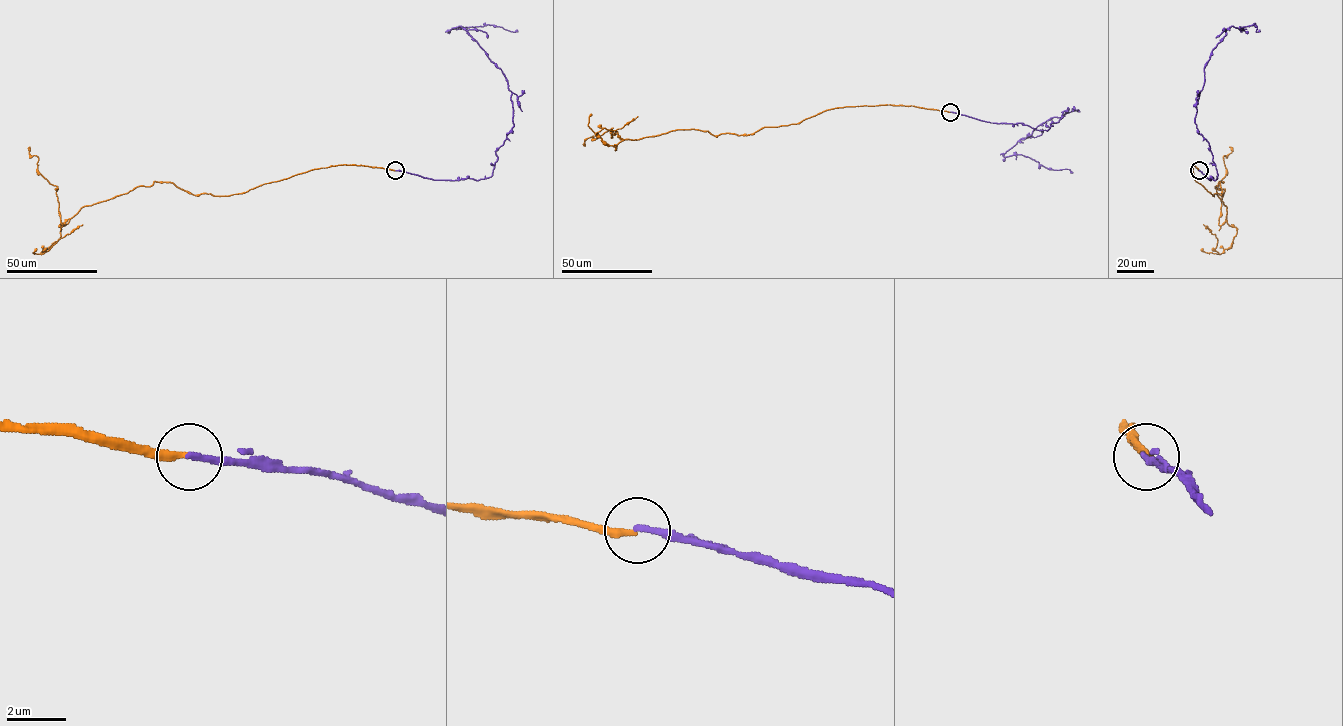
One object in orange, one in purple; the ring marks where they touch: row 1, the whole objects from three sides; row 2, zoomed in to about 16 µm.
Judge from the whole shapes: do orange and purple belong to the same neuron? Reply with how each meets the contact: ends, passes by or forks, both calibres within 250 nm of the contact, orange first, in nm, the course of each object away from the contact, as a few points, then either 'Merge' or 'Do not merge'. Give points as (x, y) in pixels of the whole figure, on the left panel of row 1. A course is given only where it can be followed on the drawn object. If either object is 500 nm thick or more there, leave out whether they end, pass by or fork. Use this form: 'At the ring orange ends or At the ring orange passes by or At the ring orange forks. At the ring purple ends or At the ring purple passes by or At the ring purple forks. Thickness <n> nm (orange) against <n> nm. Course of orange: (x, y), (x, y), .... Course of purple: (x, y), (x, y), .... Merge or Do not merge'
At the ring orange ends. At the ring purple ends. Thickness 260 nm (orange) against 200 nm. Course of orange: (395, 170), (330, 166), (227, 196), (155, 181), (82, 207), (62, 225), (57, 187), (39, 172), (29, 147). Course of purple: (395, 170), (435, 180), (492, 175), (514, 125), (511, 92), (466, 31), (448, 30), (518, 31). Do not merge

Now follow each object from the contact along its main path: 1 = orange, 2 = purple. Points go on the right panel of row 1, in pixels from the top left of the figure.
1: (1198, 170), (1192, 164), (1213, 196), (1222, 182), (1221, 225), (1224, 190), (1215, 187), (1229, 147)
2: (1198, 170), (1217, 178), (1195, 120), (1204, 66), (1231, 26), (1260, 31)

